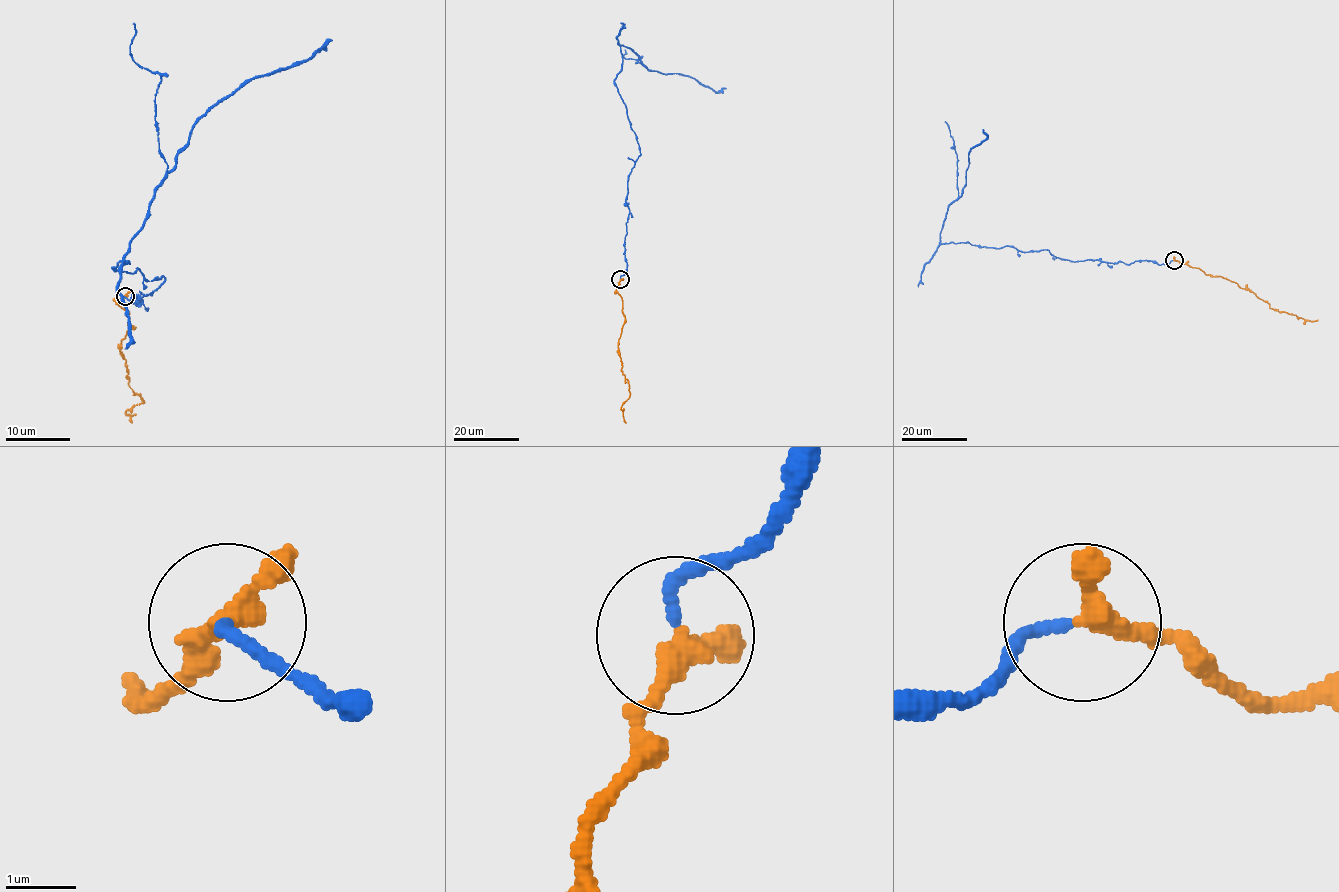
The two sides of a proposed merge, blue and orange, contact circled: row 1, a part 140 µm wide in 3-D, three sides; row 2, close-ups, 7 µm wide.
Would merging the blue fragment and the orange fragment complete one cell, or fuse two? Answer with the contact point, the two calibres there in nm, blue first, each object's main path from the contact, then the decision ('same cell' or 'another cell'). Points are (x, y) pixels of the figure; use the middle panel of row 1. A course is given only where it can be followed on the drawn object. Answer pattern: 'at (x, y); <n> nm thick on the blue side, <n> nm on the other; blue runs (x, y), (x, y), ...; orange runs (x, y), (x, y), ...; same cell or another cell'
at (620, 279); 160 nm thick on the blue side, 280 nm on the other; blue runs (620, 278), (628, 176), (640, 154), (614, 81), (620, 46), (652, 70), (726, 88); orange runs (620, 279), (616, 292), (625, 323), (618, 345), (629, 384), (629, 397), (621, 406), (626, 423); same cell

